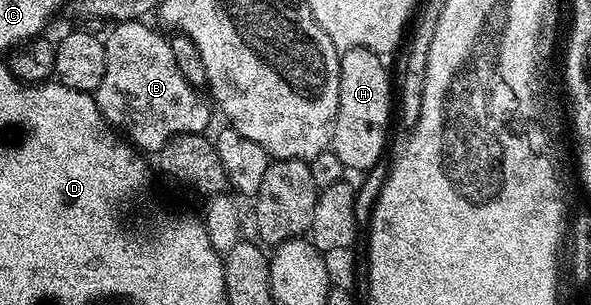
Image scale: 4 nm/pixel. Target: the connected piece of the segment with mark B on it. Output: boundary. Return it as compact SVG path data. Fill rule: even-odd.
M124 20L115 23L110 33L105 33L104 79L100 81L100 86L92 95L100 114L110 123L111 128L121 133L135 149L143 153L156 154L162 149L164 142L168 142L173 136L189 132L205 133L206 127L210 124L212 104L199 89L190 85L188 78L184 78L184 74L180 72L180 66L176 66L176 58L172 55L169 39L165 35L162 37L163 33L157 27L149 28L148 25L149 23L141 20Z

